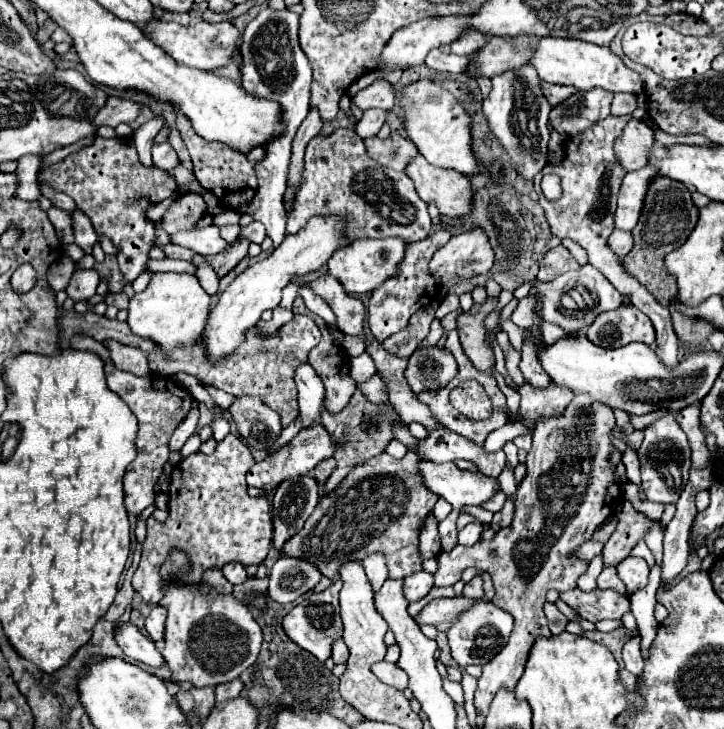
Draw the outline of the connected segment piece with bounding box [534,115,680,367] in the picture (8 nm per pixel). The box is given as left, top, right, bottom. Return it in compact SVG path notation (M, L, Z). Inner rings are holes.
M608 115L604 121L596 121L594 127L588 127L584 133L578 133L576 137L568 139L564 143L564 151L566 151L564 161L560 165L548 165L538 177L534 177L534 189L540 197L540 205L546 213L546 221L550 225L552 235L556 235L560 239L568 237L568 239L574 239L578 245L582 245L588 253L588 263L592 263L596 269L600 269L600 273L604 273L604 277L608 277L608 281L620 293L630 297L634 307L638 307L642 313L646 313L652 319L654 329L656 329L656 355L666 367L676 367L680 363L678 339L672 329L668 309L658 305L658 301L632 275L624 273L624 269L620 265L620 257L614 255L606 245L608 235L614 229L612 213L616 211L616 193L618 193L620 181L626 173L624 169L618 167L612 145L628 121L630 121L630 115L624 115L624 117ZM546 171L556 173L562 179L562 199L556 203L546 201L540 191L540 179L542 179L542 175L546 175Z

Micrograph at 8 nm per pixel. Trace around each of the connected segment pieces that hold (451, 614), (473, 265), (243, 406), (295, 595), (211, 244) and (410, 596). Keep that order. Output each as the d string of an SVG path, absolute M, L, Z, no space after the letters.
M442 597L430 601L418 615L416 621L420 625L434 625L438 631L448 631L462 611L470 609L478 599L470 597Z
M470 227L468 231L454 235L442 249L434 253L430 261L430 269L436 273L440 283L486 275L492 265L494 249L488 235L480 227Z
M236 397L236 401L230 407L230 413L232 413L234 431L238 431L238 435L244 437L248 445L252 445L254 449L256 449L256 443L274 443L282 431L280 415L268 409L258 397Z
M280 557L270 571L268 595L282 605L294 603L304 593L312 591L320 577L322 573L314 565L308 565L308 561Z
M216 225L202 227L202 229L192 229L188 233L174 233L172 243L188 247L188 249L200 253L200 255L216 255L216 253L226 251L232 245L232 243L228 243L220 237Z
M428 571L412 573L412 575L404 577L402 581L404 581L404 585L402 585L404 597L406 597L408 601L418 601L418 599L422 599L422 597L430 591L430 587L432 587L432 583L434 583L432 573L428 573Z

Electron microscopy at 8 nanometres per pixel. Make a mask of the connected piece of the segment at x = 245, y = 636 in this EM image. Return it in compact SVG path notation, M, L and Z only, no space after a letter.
M168 583L166 595L160 601L160 605L164 605L168 609L166 635L164 635L166 645L162 649L162 657L166 659L166 663L172 671L172 679L176 683L192 683L194 687L216 687L220 683L232 681L258 659L262 631L260 631L256 619L252 617L252 613L248 613L248 607L244 603L240 603L236 597L216 595L216 593L204 595L198 585L180 587L180 585Z

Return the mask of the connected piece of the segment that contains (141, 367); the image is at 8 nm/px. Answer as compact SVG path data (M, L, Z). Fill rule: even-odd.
M104 341L104 345L110 349L112 361L116 363L118 369L130 371L130 373L140 375L140 377L150 375L148 361L146 361L146 357L140 353L140 349L126 347L126 345L120 345L120 343L116 343L116 341Z

